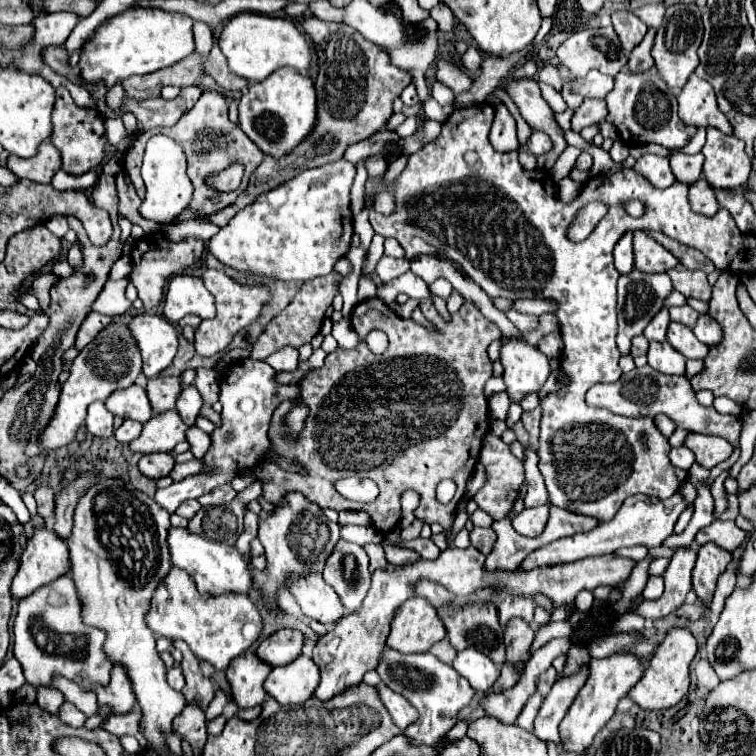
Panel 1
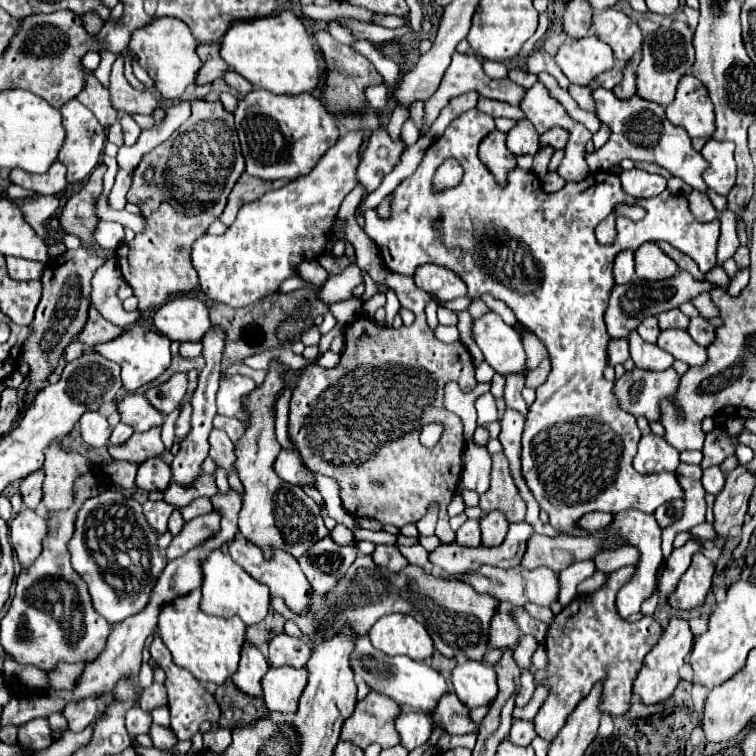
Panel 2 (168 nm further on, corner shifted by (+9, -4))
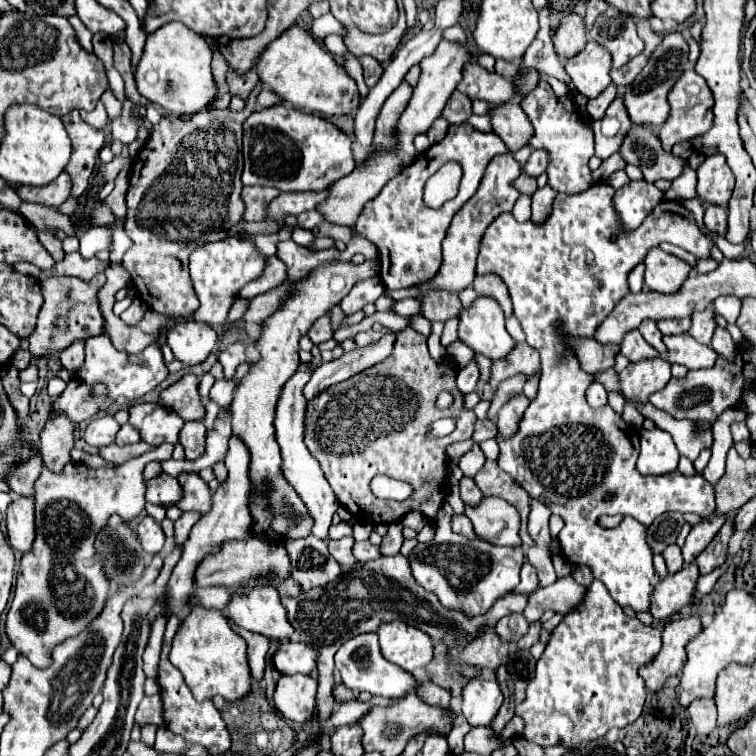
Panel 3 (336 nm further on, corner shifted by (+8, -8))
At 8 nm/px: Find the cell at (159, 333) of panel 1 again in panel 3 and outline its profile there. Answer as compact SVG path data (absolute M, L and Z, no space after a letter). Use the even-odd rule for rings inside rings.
M104 334L92 336L86 340L86 360L78 370L78 378L88 384L104 382L108 386L108 396L112 400L118 396L126 396L128 400L136 400L136 398L144 396L146 392L150 392L152 388L156 388L166 376L168 376L168 368L164 364L164 358L162 358L158 344L146 346L146 350L142 350L140 354L126 354L126 352L116 350L112 346L110 338Z

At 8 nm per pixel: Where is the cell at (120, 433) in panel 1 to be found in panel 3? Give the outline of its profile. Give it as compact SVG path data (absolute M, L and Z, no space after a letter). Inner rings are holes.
M124 424L118 434L116 434L116 444L118 446L124 446L124 444L130 444L130 442L138 442L140 440L140 434L136 428L132 428L130 424Z

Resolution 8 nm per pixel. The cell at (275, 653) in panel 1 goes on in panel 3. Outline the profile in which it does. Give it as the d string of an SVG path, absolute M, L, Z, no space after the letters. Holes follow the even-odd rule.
M288 640L280 644L274 656L274 666L280 674L310 674L316 668L316 656L316 650L310 646L298 640Z

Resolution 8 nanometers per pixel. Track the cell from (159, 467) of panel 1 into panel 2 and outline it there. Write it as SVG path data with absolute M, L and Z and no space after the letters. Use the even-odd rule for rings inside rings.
M149 458L137 470L135 484L147 492L165 492L171 484L171 468L163 458Z

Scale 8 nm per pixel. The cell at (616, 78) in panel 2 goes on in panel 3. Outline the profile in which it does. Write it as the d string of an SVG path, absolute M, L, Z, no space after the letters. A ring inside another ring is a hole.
M638 54L634 60L630 60L626 66L622 66L622 68L614 68L612 72L610 72L610 76L612 76L612 80L614 80L614 84L618 86L618 88L624 88L624 86L628 86L640 72L642 72L642 68L644 68L644 64L648 62L648 58L650 58L650 54Z

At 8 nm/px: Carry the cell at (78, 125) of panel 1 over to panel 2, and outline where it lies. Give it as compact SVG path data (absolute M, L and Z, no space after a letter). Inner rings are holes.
M79 100L67 102L61 108L61 114L63 114L63 126L67 130L67 140L59 152L59 162L67 166L67 178L71 184L83 182L91 174L91 170L99 164L99 156L103 154L107 134L105 134L105 128L99 124L99 120Z

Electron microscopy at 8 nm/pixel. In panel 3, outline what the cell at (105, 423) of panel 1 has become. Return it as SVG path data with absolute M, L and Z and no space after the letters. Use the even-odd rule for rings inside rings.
M106 414L106 416L100 416L100 418L94 418L90 420L88 428L84 430L82 438L90 444L90 446L96 446L96 448L102 448L102 446L108 446L114 442L114 436L118 432L120 424L114 420L114 416Z

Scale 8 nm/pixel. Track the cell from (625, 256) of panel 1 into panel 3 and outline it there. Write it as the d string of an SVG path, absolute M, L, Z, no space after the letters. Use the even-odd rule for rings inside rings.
M638 264L636 270L630 270L630 274L628 274L628 286L630 286L630 292L642 290L642 286L644 286L642 274L644 274L644 264Z

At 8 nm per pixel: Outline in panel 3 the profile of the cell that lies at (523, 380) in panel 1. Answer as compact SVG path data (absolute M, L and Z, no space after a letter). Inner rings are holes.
M478 296L468 310L462 310L458 338L490 360L504 360L516 344L504 328L502 308L494 298L486 296Z

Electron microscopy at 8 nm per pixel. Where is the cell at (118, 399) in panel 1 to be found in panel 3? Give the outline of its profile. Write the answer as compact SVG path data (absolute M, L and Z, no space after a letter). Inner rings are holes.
M134 404L130 406L128 422L140 432L140 438L152 446L164 442L178 442L178 432L184 420L162 404Z

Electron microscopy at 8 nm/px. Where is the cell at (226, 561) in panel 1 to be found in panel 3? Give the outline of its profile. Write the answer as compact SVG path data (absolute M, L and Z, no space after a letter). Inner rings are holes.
M260 586L256 592L232 594L226 606L226 618L240 628L268 636L286 638L294 628L286 620L286 610L280 604L280 596L272 586Z

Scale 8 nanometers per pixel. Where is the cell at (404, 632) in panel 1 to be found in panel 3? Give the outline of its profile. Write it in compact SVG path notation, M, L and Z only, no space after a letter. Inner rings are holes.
M402 620L380 624L378 636L382 656L406 672L414 672L432 660L432 640L428 634L414 626L406 626Z

